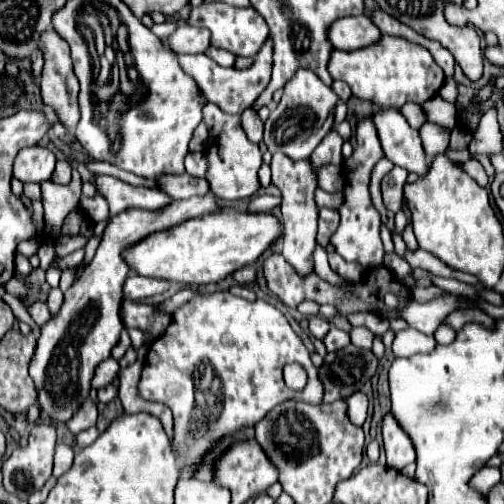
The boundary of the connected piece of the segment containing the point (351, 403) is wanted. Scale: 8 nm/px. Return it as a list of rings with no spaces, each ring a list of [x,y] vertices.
[[[356,391],[352,397],[348,397],[348,399],[344,399],[346,401],[346,415],[348,415],[348,419],[350,419],[350,423],[352,425],[356,425],[356,427],[362,427],[362,423],[366,421],[366,409],[368,409],[368,399],[366,399],[366,395],[364,393],[360,393],[360,391]]]

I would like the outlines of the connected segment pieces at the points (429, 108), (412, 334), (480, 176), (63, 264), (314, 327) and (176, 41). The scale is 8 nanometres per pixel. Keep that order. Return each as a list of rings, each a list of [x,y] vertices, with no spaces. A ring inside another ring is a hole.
[[[440,95],[432,97],[430,101],[424,101],[422,109],[424,109],[428,121],[438,123],[448,131],[452,131],[456,127],[456,105],[446,101],[446,99],[442,99]]]
[[[410,327],[406,331],[396,333],[392,343],[392,351],[396,357],[412,357],[416,353],[430,353],[434,347],[436,347],[434,337],[426,337],[424,333]]]
[[[475,159],[470,160],[468,167],[468,174],[472,175],[472,178],[482,187],[486,187],[488,184],[488,176],[485,172],[485,169]]]
[[[76,249],[70,255],[62,257],[58,263],[60,263],[60,269],[68,269],[68,267],[76,267],[82,259],[84,259],[84,249]]]
[[[318,315],[316,317],[310,317],[310,333],[312,333],[312,337],[324,339],[328,331],[330,331],[330,323],[326,319],[322,319]]]
[[[180,25],[166,41],[174,53],[204,53],[210,45],[210,33],[208,29]]]

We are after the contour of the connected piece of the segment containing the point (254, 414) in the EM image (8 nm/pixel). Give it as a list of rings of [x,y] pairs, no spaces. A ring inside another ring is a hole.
[[[216,291],[212,295],[194,295],[188,303],[178,307],[172,315],[168,329],[150,345],[146,363],[140,375],[138,393],[142,399],[164,403],[174,413],[174,443],[172,449],[182,461],[184,469],[192,469],[202,455],[212,447],[212,441],[240,429],[242,425],[254,425],[272,407],[286,399],[298,399],[306,403],[320,403],[322,383],[318,369],[312,365],[308,349],[300,337],[292,331],[286,317],[270,303],[246,301],[230,291]],[[298,363],[308,373],[308,385],[302,391],[286,387],[282,369],[284,365]]]

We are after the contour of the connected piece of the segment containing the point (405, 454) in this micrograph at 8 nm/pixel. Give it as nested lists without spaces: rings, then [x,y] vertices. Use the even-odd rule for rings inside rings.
[[[386,413],[382,419],[382,437],[390,467],[400,471],[416,461],[416,449],[412,445],[412,439],[404,433],[404,429],[400,429],[400,423],[396,421],[396,417],[392,417],[392,413]]]

